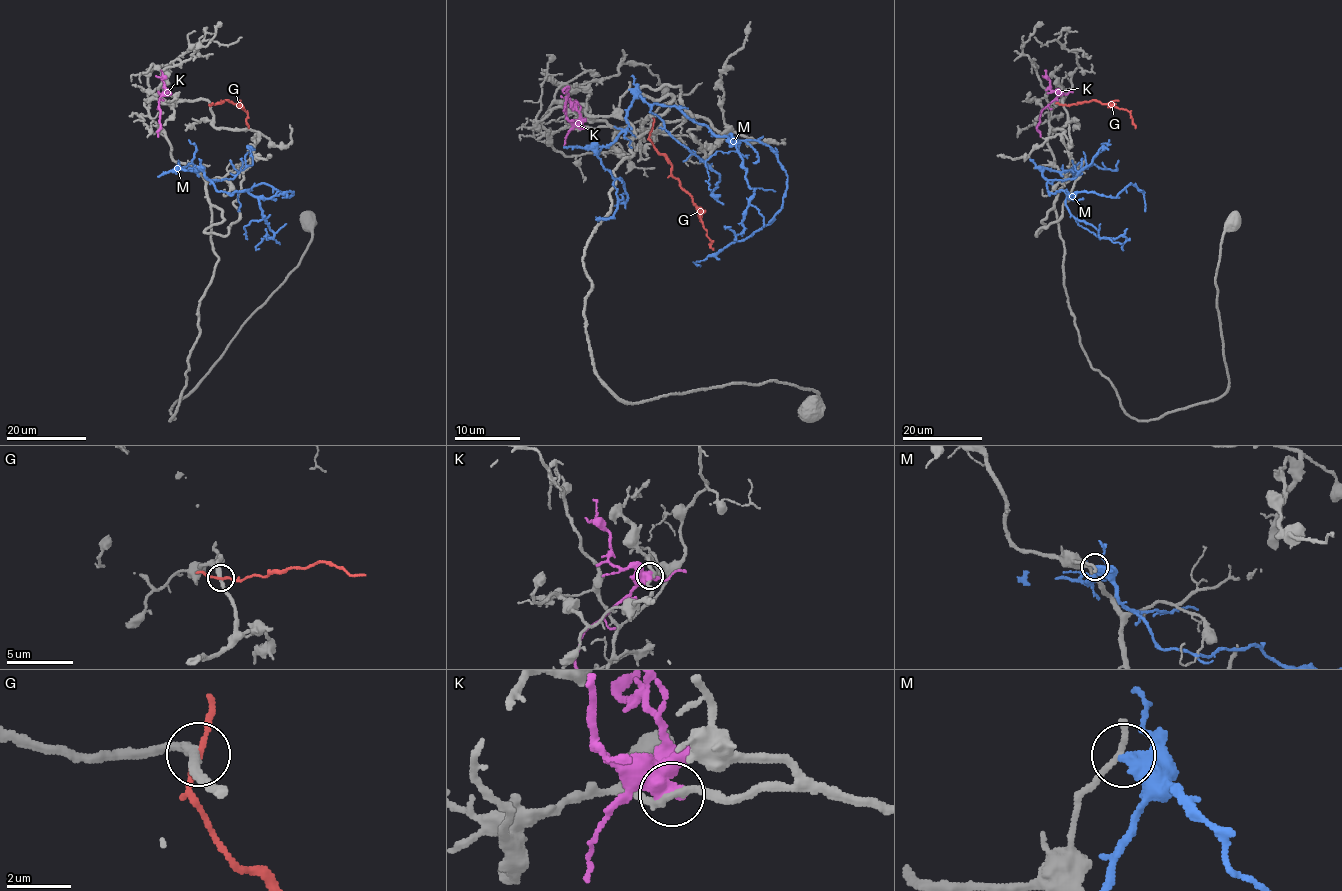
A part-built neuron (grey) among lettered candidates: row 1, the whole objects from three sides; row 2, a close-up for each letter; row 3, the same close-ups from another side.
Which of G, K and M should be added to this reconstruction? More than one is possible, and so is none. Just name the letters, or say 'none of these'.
none of these

